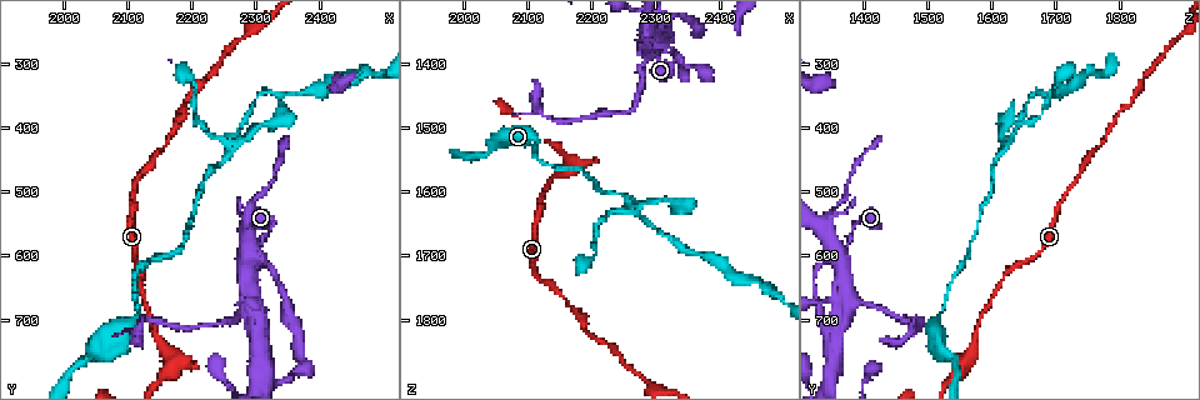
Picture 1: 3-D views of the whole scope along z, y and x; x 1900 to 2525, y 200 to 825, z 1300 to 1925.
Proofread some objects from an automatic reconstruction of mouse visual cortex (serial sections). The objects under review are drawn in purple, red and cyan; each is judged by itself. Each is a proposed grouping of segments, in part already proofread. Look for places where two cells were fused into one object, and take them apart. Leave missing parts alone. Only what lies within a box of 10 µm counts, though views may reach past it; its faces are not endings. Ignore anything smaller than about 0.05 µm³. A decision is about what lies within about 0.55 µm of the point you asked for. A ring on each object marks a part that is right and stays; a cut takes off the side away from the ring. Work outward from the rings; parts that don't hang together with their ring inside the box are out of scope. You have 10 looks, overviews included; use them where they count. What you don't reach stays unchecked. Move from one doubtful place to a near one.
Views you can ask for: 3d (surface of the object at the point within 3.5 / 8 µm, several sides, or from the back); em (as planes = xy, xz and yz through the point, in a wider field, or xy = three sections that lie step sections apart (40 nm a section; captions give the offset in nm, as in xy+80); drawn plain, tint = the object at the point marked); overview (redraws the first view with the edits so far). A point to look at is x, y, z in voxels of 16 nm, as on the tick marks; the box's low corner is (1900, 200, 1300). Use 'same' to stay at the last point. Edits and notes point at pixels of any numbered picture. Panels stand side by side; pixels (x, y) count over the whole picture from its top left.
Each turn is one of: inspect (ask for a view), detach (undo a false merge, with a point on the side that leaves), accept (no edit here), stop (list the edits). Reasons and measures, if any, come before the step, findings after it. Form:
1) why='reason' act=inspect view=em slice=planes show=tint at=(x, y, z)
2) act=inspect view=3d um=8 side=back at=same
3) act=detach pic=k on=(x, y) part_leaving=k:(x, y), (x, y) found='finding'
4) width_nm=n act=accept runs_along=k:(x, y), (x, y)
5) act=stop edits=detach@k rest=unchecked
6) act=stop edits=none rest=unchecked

why='four arms meet' act=inspect view=3d um=8 at=(2265, 435, 1620)

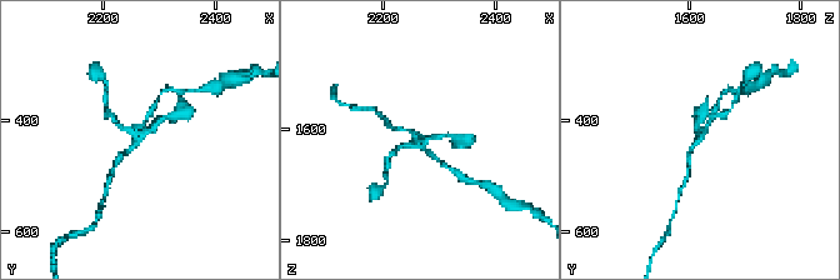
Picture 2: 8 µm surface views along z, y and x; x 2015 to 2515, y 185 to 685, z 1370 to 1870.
arms=4 arm_widths_nm=100,150,150,150 why='now the EM' act=inspect view=em slice=xy step=1 show=tint at=same

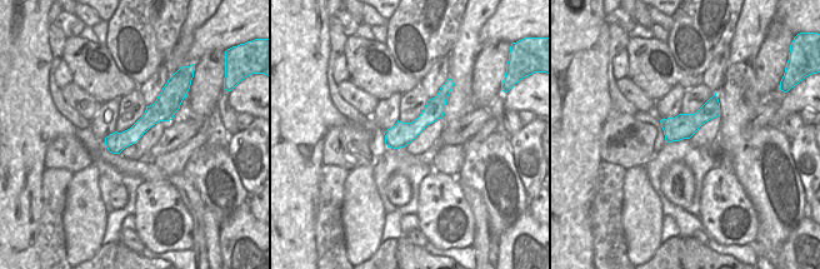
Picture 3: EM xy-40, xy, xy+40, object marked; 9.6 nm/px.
act=accept runs_along=3:(163, 95), (163, 104), (113, 149) found='one cell here'

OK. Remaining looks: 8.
why='a narrow waist' act=inspect view=3d um=3.5 side=back at=(2205, 335, 1700)

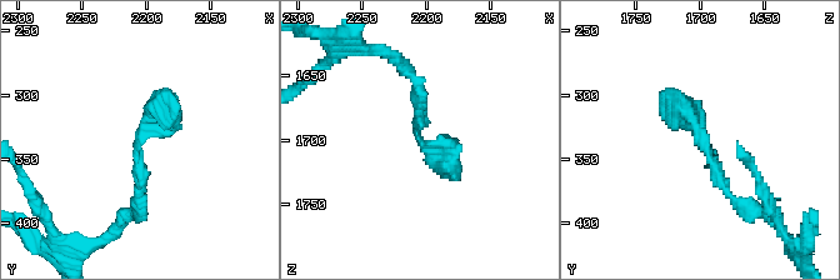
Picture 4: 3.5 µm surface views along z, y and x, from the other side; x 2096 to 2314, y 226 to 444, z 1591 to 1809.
act=inspect view=em slice=planes show=tint at=(2208, 336, 1696)

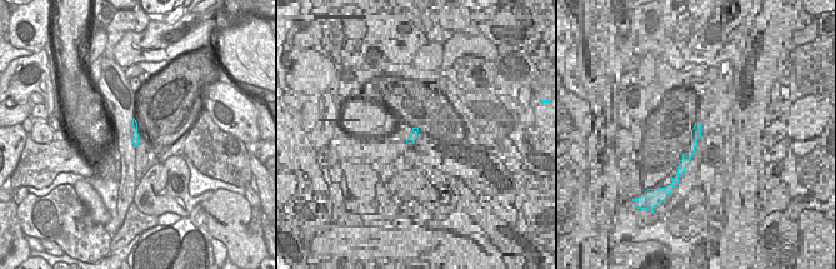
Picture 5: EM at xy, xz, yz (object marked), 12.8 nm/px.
act=inspect view=em slice=xy step=1 show=tint at=same

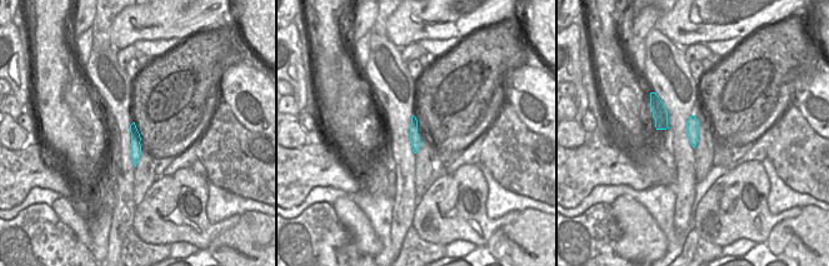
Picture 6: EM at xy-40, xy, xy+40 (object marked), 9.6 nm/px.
act=accept runs_along=6:(133, 126), (135, 134), (135, 159) found='all the same cell'

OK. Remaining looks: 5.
why='thin arm on a thick one' act=inspect view=3d um=8 at=(2295, 600, 1365)

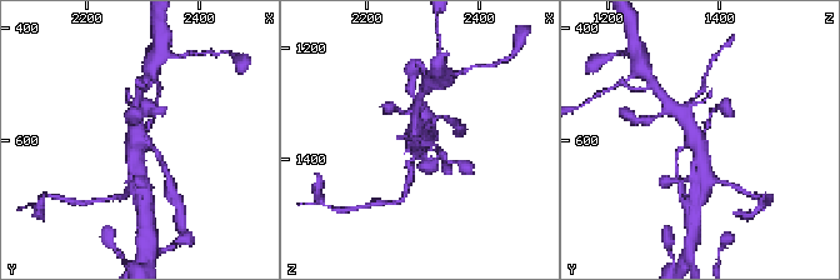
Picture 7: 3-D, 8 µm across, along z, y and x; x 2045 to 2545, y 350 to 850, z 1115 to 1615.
act=inspect view=em slice=xy step=3 show=tint at=same

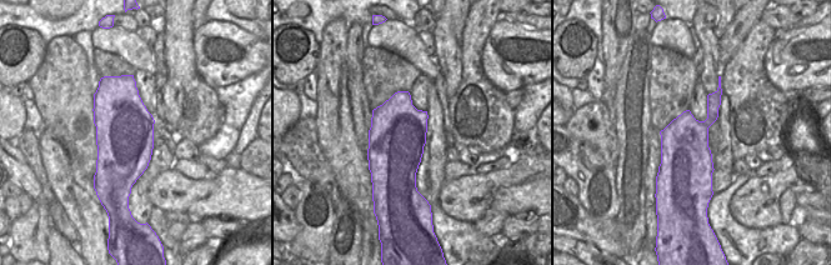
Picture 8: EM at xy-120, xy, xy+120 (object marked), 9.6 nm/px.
arm_widths_nm=100,150,400,450 act=accept runs_along=7:(158, 111), (134, 148), (138, 175) found='all the same cell'

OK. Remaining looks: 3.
why='abrupt turn' act=inspect view=3d um=8 at=(2125, 700, 1480)

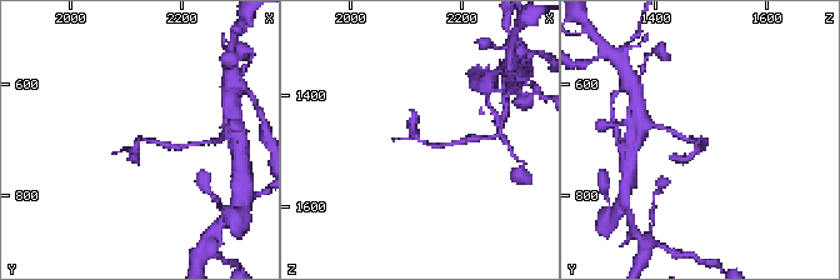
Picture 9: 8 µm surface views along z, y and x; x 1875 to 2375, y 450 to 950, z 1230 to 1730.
act=inspect view=3d um=3.5 at=same

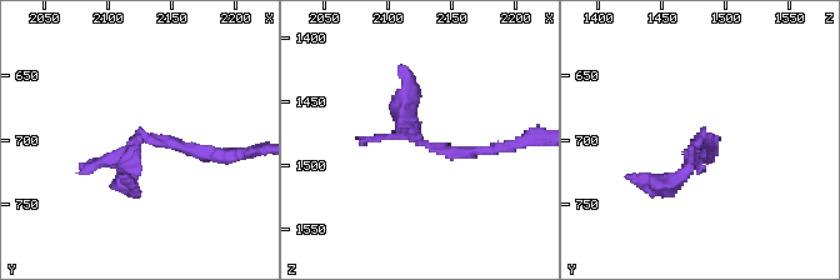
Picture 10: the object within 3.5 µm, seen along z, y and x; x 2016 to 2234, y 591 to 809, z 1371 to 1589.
why='now the EM' act=inspect view=em slice=planes show=tint at=(2124, 700, 1482)

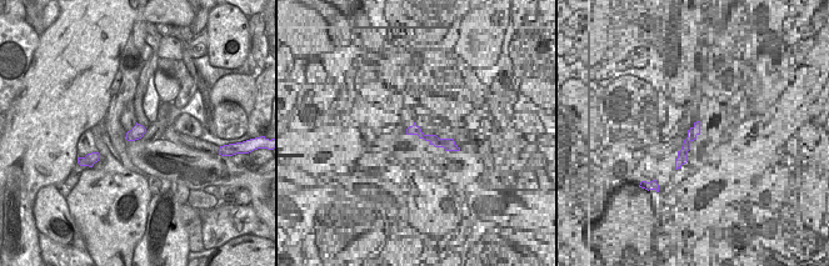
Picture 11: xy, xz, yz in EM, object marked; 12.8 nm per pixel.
act=accept runs_along=10:(498, 148), (429, 148), (406, 90) found='continuous, no second cell'

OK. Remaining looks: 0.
act=stop edits=none rest=unchecked

